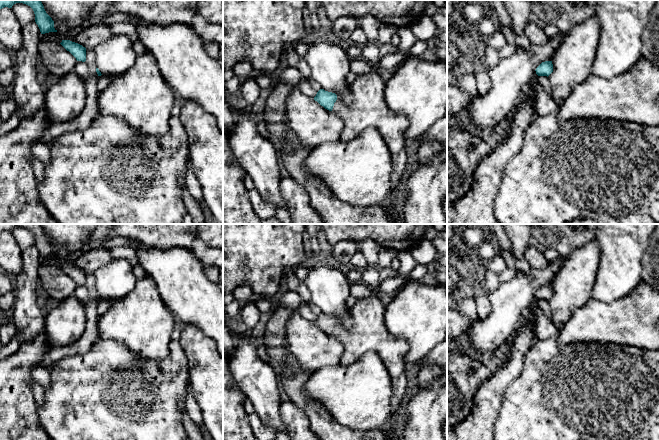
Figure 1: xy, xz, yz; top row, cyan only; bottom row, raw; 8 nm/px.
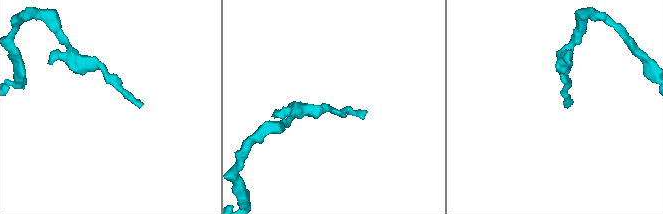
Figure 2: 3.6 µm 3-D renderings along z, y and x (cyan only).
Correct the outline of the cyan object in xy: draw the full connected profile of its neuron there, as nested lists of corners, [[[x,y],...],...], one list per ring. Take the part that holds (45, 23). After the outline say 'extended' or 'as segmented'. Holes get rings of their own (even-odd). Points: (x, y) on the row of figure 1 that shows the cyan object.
[[[0,0],[0,9],[4,7],[12,8],[16,3],[23,3],[30,6],[35,14],[35,22],[38,25],[41,34],[57,32],[54,28],[54,21],[46,13],[41,0]]]; as segmented

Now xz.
[[[377,72],[359,75],[351,84],[351,103],[343,103],[332,92],[320,89],[314,100],[325,109],[337,114],[344,128],[340,141],[348,143],[368,127],[375,127],[390,149],[393,162],[392,191],[398,185],[407,164],[407,141],[404,132],[409,127],[407,117],[392,111],[385,102],[385,81]]]; extended

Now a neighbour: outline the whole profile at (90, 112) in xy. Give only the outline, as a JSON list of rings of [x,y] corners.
[[[93,70],[90,77],[85,80],[87,102],[82,113],[69,121],[50,124],[43,132],[41,142],[50,145],[55,138],[64,133],[87,128],[92,123],[99,115],[97,110],[99,98],[97,90],[98,77],[96,70]]]

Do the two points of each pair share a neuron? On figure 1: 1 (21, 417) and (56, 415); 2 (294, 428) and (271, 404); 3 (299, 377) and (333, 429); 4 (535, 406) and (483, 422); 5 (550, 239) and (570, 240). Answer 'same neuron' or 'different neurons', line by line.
1: different neurons
2: different neurons
3: same neuron
4: different neurons
5: same neuron

